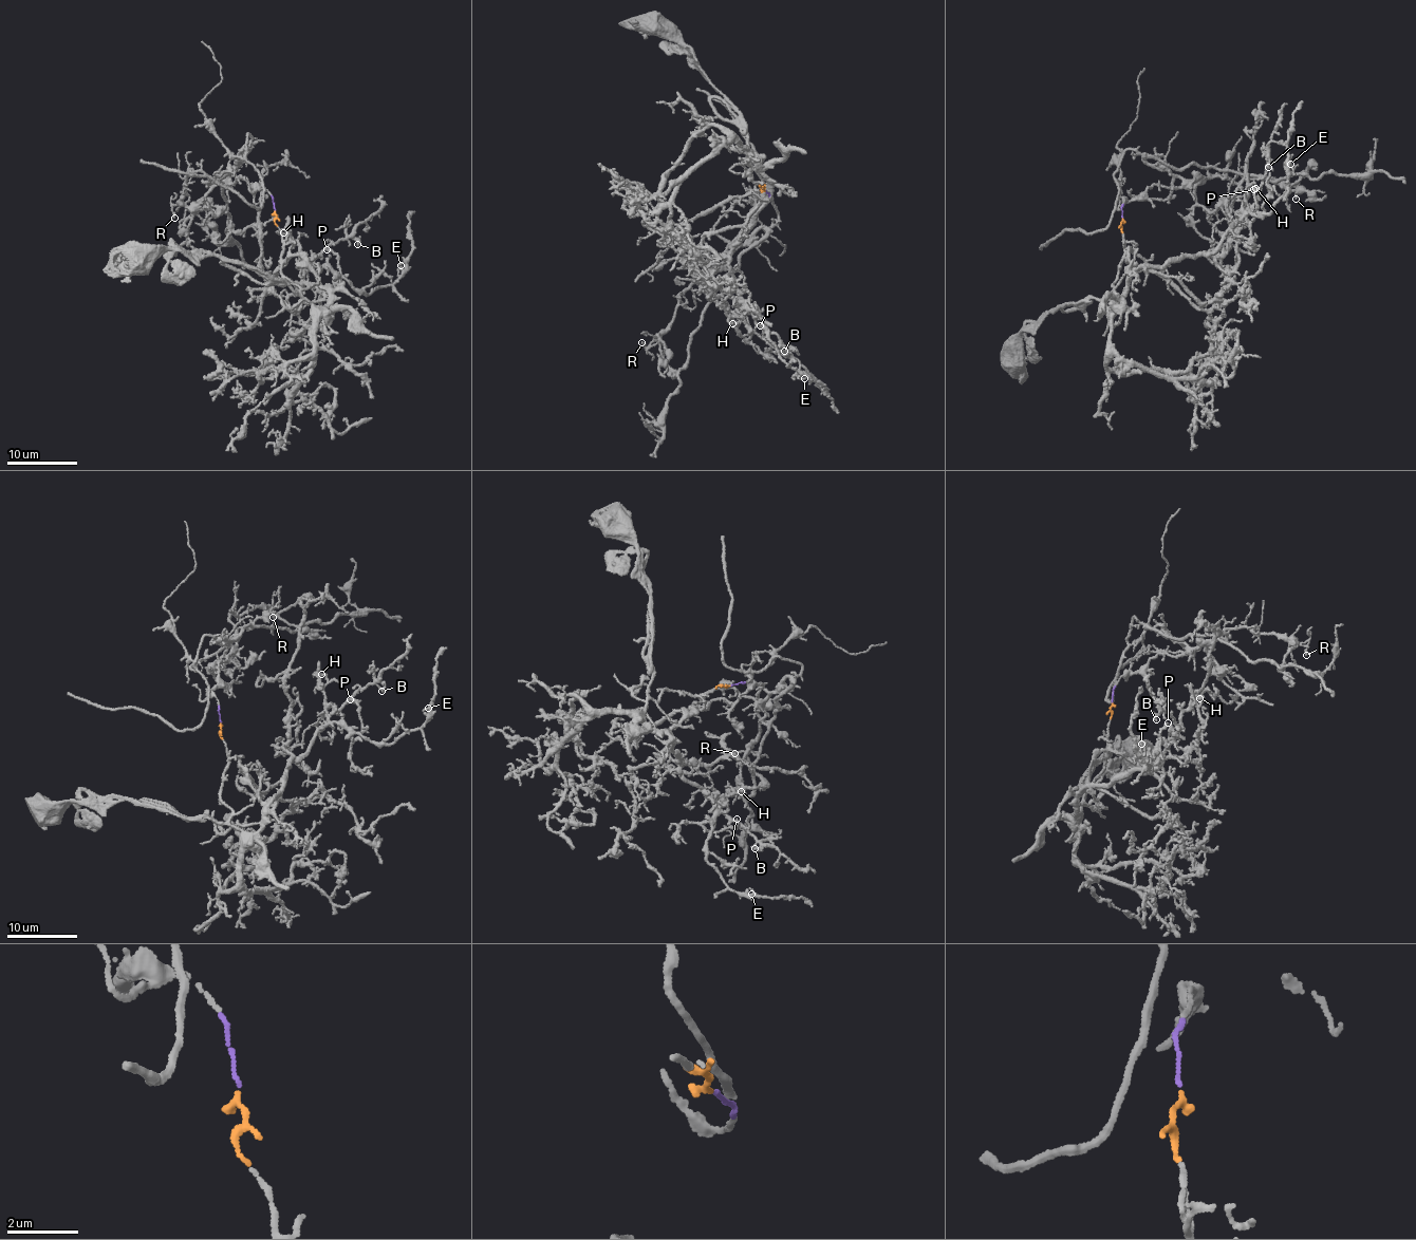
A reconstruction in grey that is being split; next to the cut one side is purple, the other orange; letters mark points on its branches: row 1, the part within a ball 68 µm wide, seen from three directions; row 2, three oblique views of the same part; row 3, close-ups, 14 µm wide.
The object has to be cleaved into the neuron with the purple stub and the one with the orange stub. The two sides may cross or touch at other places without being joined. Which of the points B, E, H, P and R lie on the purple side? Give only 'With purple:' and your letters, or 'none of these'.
With purple: R

